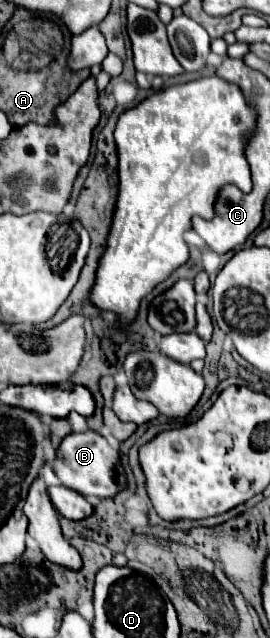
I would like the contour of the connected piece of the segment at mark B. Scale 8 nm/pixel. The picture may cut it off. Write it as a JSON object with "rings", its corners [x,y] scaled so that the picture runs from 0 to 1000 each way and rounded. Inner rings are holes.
{"rings":[[[311,676],[311,679],[267,679],[237,685],[222,701],[207,704],[207,719],[200,719],[200,741],[222,751],[222,760],[267,763],[274,770],[304,773],[311,779],[415,779],[444,770],[444,763],[422,754],[422,732],[437,723],[437,704],[422,704],[385,685],[370,685],[348,676]]]}

